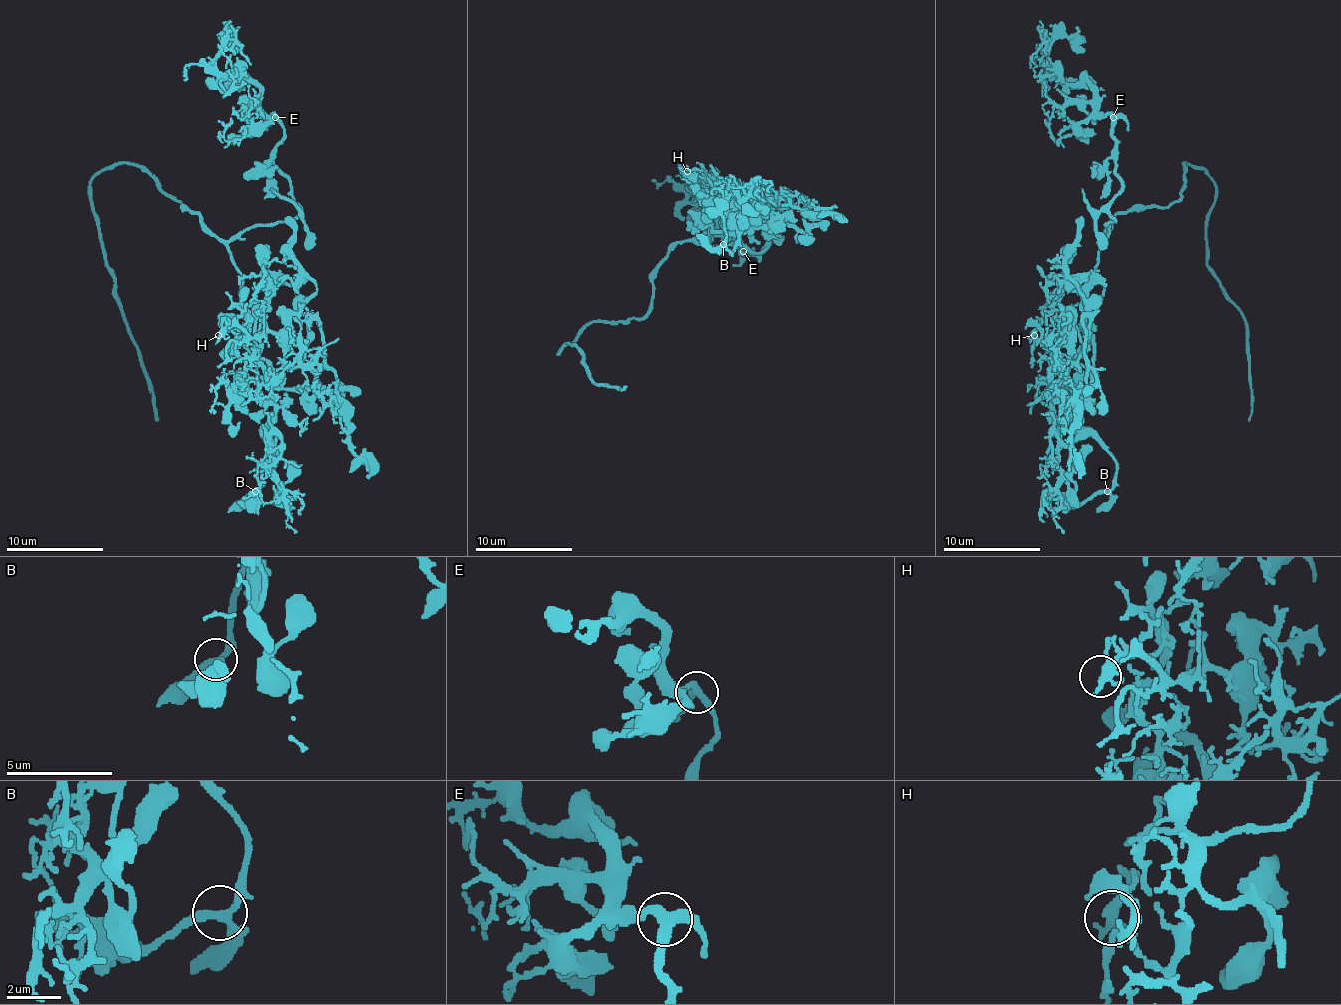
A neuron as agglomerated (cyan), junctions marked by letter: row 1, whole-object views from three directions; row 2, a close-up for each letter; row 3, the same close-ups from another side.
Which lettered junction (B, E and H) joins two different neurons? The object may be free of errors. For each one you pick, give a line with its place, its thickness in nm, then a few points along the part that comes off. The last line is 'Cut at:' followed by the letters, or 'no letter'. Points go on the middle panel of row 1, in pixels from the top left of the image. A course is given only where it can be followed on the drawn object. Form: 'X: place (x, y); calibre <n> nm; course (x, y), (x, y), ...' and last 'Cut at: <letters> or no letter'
Cut at: no letter

